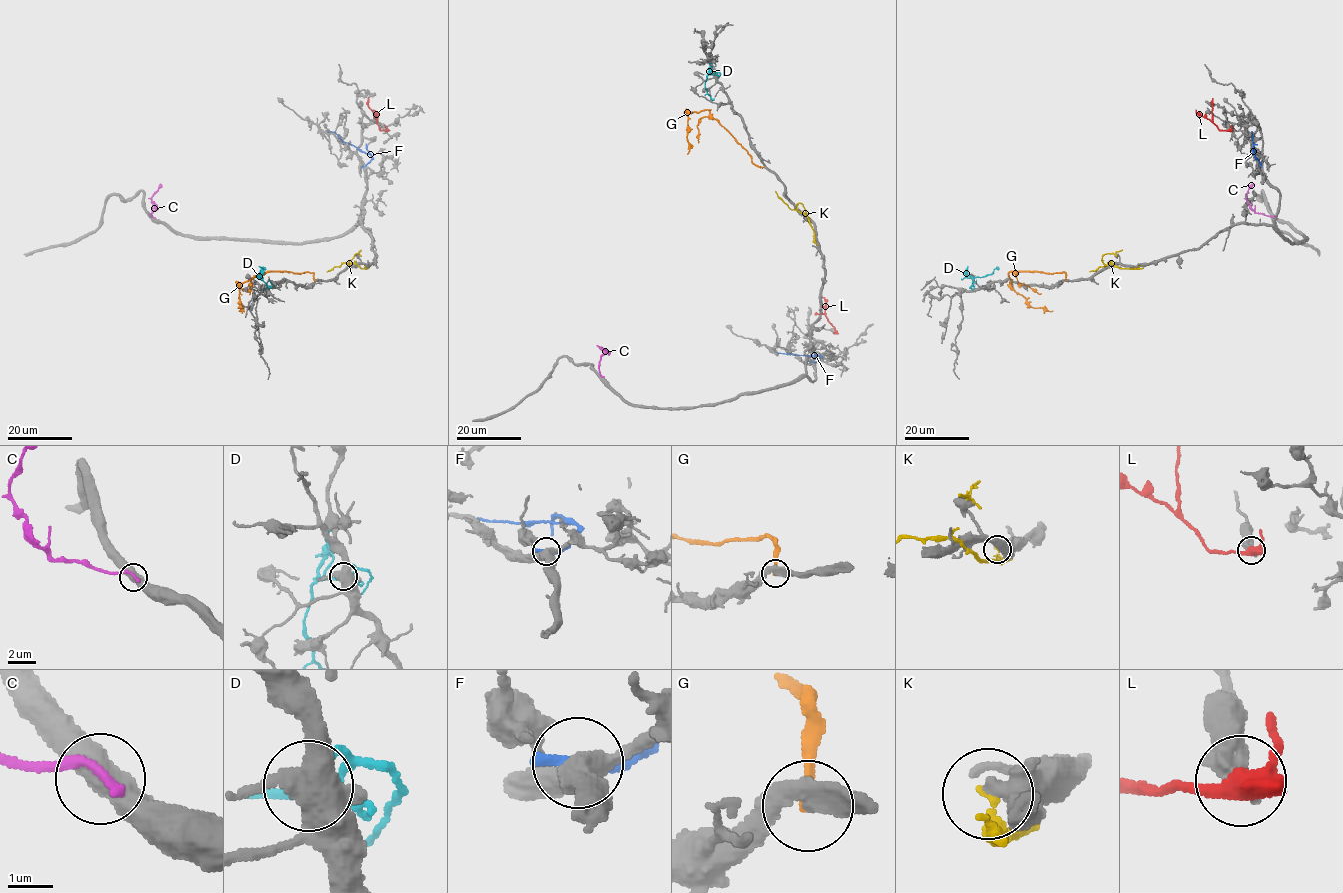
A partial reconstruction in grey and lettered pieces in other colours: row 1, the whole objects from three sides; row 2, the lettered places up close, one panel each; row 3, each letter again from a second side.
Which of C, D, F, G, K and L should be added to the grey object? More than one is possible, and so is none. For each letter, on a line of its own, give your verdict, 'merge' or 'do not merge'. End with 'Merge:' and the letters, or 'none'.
C: do not merge
D: do not merge
F: do not merge
G: merge
K: do not merge
L: do not merge
Merge: G

